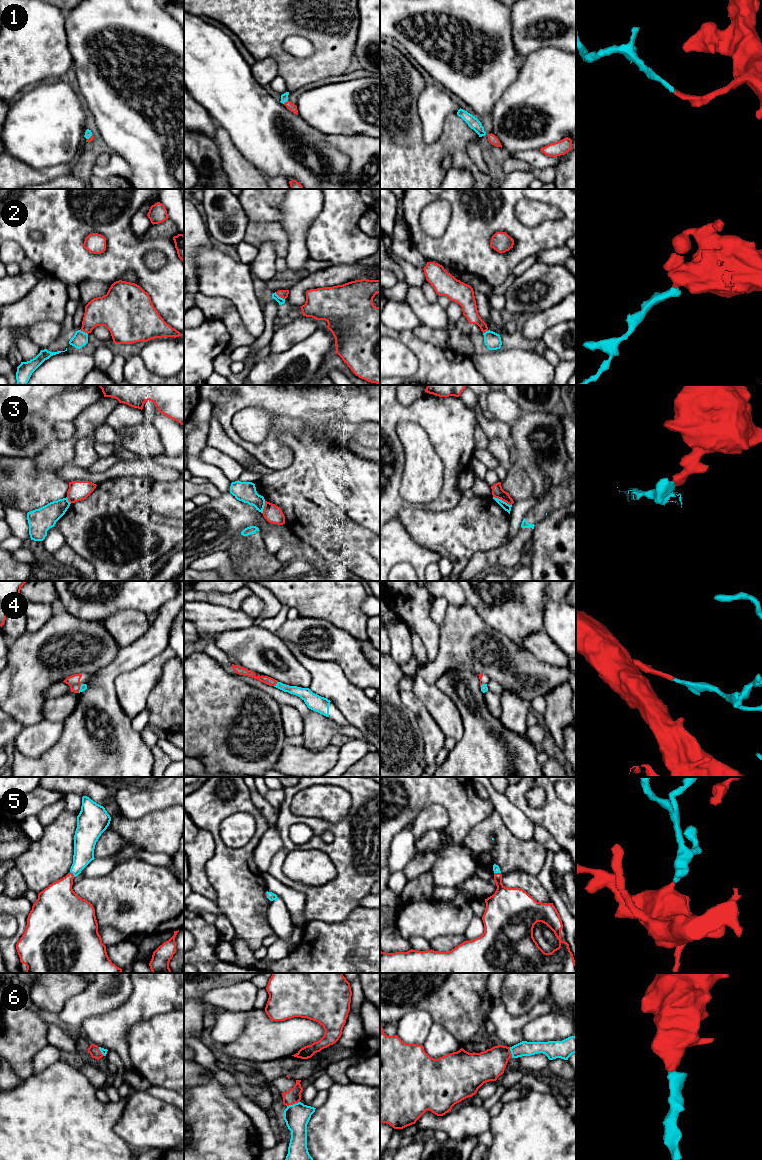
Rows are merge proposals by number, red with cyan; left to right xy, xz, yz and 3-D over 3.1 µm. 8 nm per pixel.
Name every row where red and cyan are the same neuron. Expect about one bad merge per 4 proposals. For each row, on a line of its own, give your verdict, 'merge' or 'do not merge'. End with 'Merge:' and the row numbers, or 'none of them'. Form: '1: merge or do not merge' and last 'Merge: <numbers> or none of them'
1: merge
2: merge
3: do not merge
4: merge
5: merge
6: merge
Merge: 1, 2, 4, 5, 6

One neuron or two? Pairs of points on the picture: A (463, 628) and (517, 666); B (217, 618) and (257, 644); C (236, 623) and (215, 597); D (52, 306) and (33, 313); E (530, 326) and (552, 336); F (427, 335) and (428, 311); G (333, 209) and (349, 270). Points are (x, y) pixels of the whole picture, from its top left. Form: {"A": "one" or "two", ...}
{"A": "one", "B": "two", "C": "two", "D": "one", "E": "two", "F": "two", "G": "two"}

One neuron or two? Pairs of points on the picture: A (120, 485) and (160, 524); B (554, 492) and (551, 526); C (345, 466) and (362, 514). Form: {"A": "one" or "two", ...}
{"A": "one", "B": "two", "C": "one"}

